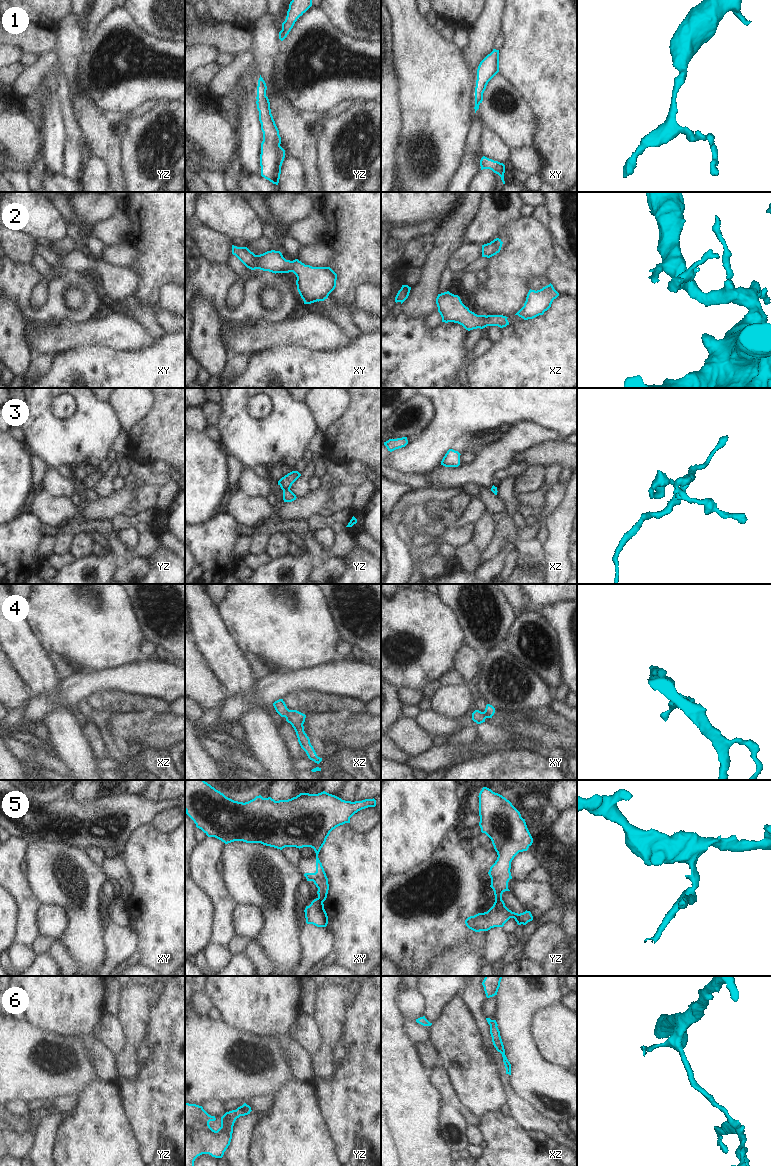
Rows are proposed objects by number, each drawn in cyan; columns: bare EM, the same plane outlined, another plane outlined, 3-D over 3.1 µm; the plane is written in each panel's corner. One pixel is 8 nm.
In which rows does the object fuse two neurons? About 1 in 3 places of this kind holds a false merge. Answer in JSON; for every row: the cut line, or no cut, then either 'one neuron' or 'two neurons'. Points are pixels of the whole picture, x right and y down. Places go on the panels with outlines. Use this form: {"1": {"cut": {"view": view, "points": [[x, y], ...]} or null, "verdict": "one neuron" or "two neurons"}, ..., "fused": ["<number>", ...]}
{"1": {"cut": null, "verdict": "one neuron"}, "2": {"cut": null, "verdict": "one neuron"}, "3": {"cut": {"view": "yz", "points": [[289, 488], [283, 490]]}, "verdict": "two neurons"}, "4": {"cut": null, "verdict": "one neuron"}, "5": {"cut": {"view": "yz", "points": [[501, 898], [495, 900]]}, "verdict": "two neurons"}, "6": {"cut": null, "verdict": "one neuron"}, "fused": ["3", "5"]}

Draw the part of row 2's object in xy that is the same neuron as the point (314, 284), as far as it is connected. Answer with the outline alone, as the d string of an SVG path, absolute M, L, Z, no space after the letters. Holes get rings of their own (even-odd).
M232 245L232 254L251 270L260 269L275 274L293 272L304 304L324 301L336 287L337 274L330 267L312 267L298 259L286 260L280 251L255 255L247 247Z

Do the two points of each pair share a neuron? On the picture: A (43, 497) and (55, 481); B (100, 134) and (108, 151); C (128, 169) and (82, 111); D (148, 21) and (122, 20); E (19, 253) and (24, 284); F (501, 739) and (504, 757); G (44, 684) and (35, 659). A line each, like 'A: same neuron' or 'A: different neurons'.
A: different neurons
B: same neuron
C: different neurons
D: different neurons
E: different neurons
F: different neurons
G: same neuron

